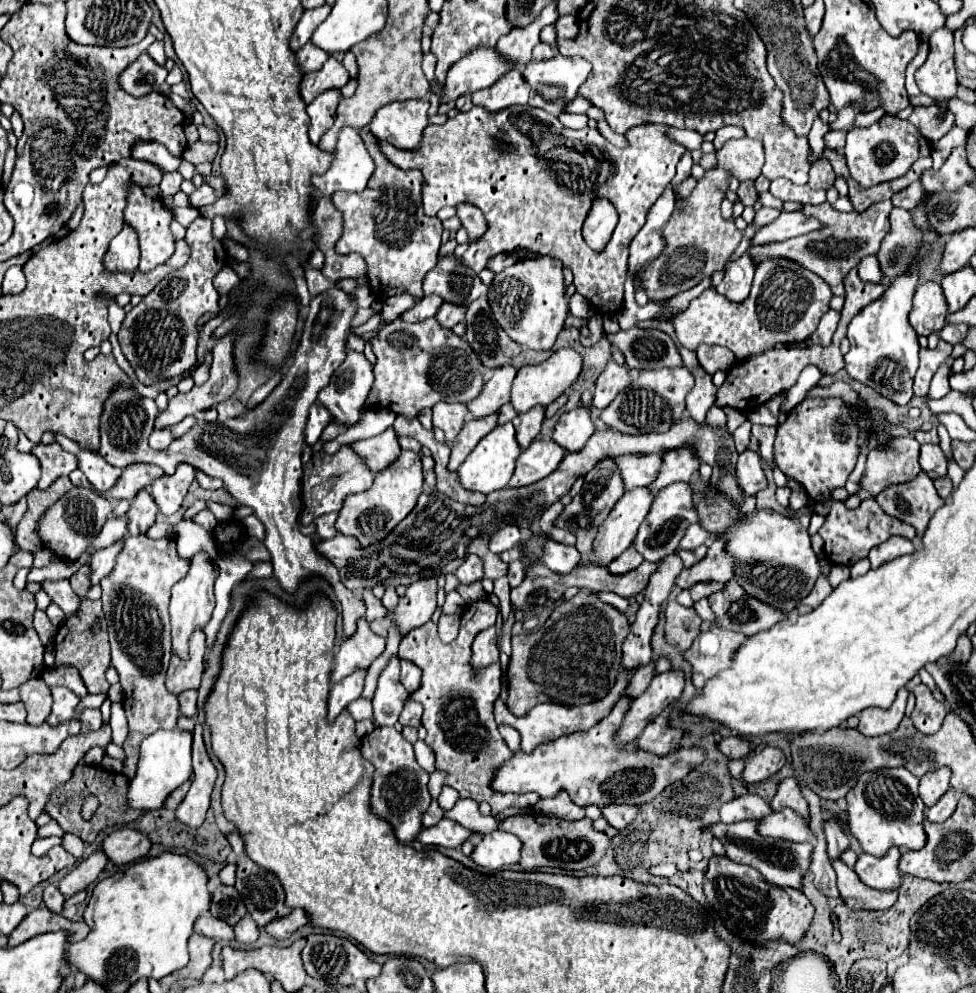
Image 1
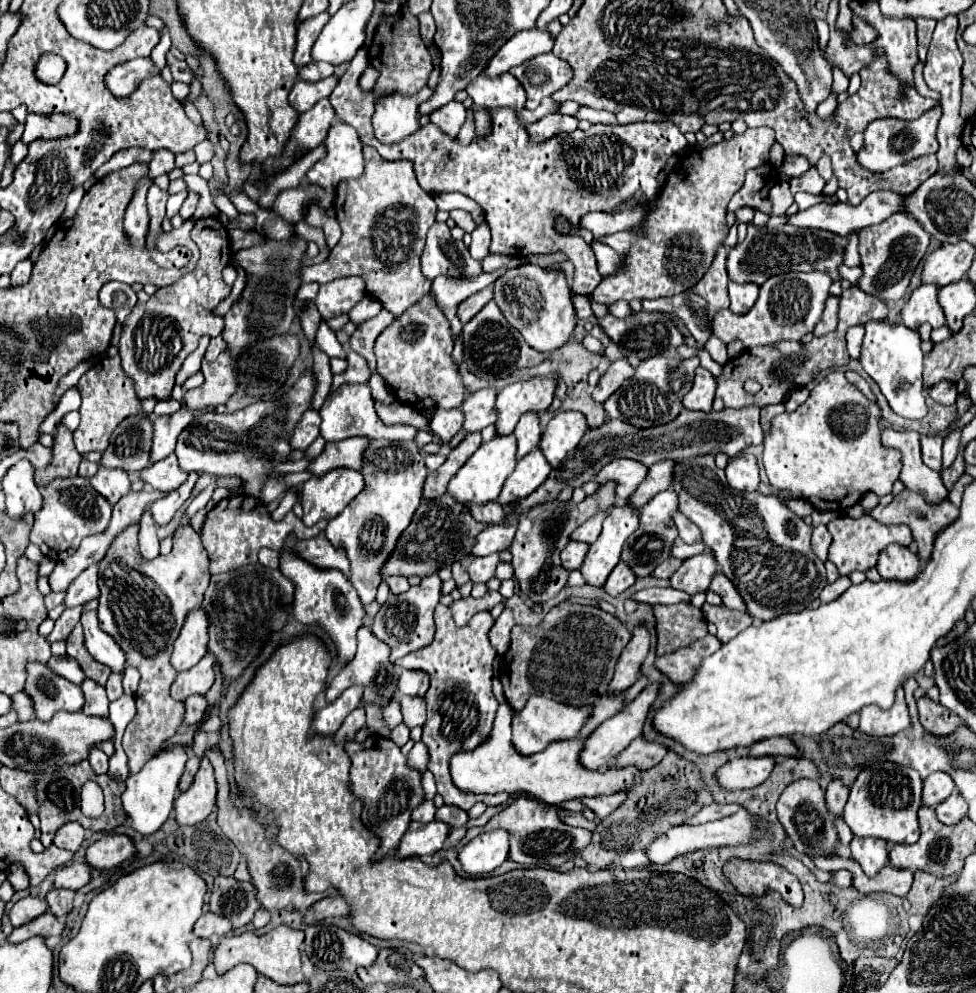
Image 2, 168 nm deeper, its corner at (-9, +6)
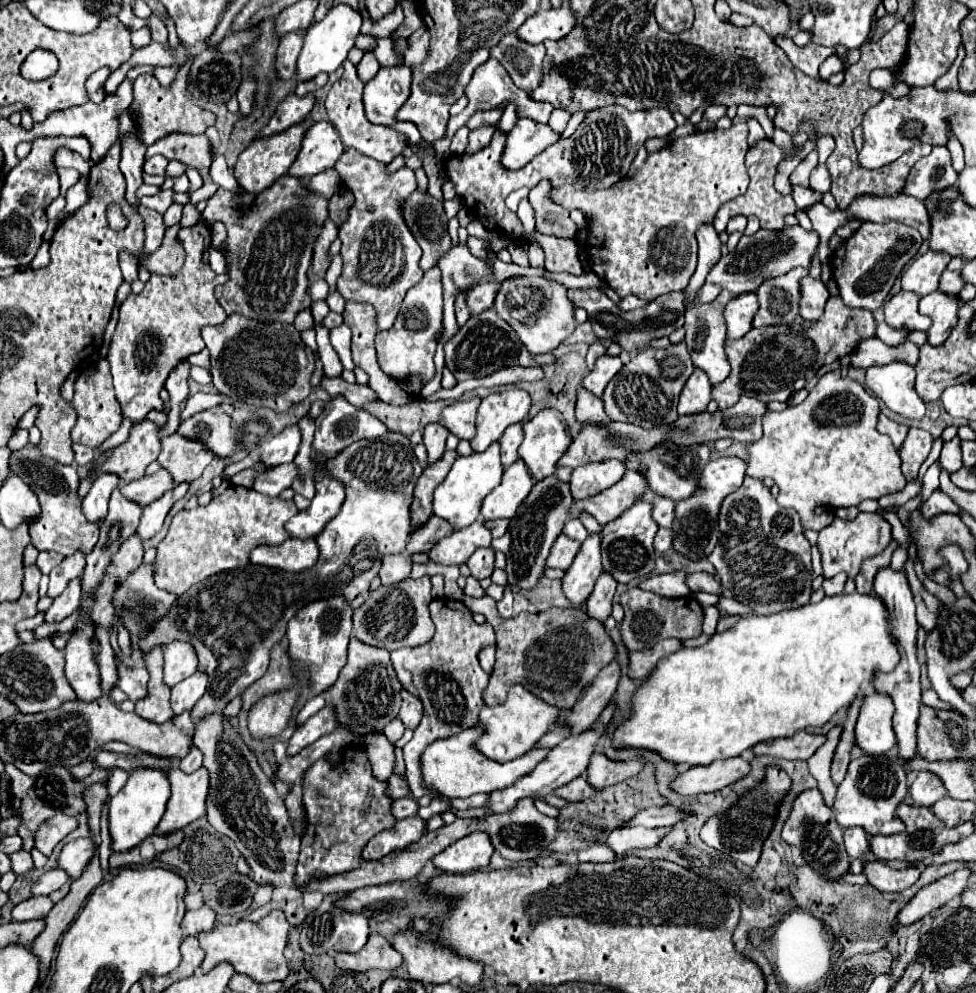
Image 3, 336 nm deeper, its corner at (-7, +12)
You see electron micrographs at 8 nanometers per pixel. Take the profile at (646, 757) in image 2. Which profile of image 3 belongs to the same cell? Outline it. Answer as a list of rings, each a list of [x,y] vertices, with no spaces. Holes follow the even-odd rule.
[[[596,750],[586,768],[586,780],[588,784],[592,784],[592,788],[602,790],[606,786],[612,786],[626,778],[636,776],[642,768],[644,768],[644,758],[636,758],[630,762],[610,762],[604,754]]]

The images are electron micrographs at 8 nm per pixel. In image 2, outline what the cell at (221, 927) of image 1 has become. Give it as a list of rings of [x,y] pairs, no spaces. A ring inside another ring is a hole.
[[[212,912],[202,914],[194,926],[194,934],[200,938],[210,938],[216,932],[222,932],[222,936],[226,936],[226,934],[230,934],[230,930],[232,930],[232,922],[228,918],[212,914]]]

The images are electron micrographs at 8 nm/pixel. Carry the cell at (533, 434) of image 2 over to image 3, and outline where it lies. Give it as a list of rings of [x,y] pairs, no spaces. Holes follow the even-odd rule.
[[[512,424],[510,428],[506,428],[506,432],[502,434],[500,442],[500,454],[502,454],[502,464],[504,468],[508,468],[512,462],[516,462],[518,458],[518,446],[522,442],[522,424]]]

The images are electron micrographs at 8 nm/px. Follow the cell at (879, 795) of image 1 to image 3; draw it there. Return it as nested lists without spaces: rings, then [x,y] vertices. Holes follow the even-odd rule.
[[[860,756],[850,762],[846,778],[838,784],[836,800],[834,800],[834,812],[836,822],[842,828],[848,826],[860,826],[870,836],[876,834],[896,834],[904,830],[904,824],[894,818],[894,810],[898,802],[906,796],[906,772],[902,764],[888,756]]]

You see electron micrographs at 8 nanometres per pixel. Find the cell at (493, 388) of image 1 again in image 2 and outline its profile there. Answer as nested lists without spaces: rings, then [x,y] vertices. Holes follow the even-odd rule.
[[[482,388],[474,394],[468,394],[462,404],[464,410],[464,430],[478,432],[488,424],[494,424],[494,398],[498,396],[496,388]]]

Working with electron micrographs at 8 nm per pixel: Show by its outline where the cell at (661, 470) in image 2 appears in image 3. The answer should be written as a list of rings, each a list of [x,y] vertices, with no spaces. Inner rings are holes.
[[[628,470],[612,488],[588,498],[576,500],[570,508],[570,518],[578,518],[580,512],[586,512],[598,520],[600,526],[618,518],[626,508],[630,508],[646,490],[646,480],[640,472]]]

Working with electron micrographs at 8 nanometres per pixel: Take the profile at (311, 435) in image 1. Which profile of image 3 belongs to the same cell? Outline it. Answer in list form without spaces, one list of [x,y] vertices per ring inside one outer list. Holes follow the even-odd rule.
[[[298,426],[284,428],[280,434],[262,440],[260,444],[260,462],[266,468],[276,468],[280,464],[288,464],[294,460],[300,444],[300,430]]]

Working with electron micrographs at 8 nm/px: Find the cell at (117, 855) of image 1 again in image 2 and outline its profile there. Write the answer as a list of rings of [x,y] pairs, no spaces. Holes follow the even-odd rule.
[[[106,834],[88,848],[86,862],[92,868],[116,868],[118,864],[134,856],[136,856],[136,846],[130,836]]]

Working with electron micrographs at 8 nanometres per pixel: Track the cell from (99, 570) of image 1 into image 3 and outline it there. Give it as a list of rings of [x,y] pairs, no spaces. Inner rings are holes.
[[[76,578],[68,584],[68,588],[58,598],[54,598],[52,606],[44,612],[44,622],[46,624],[62,622],[70,614],[74,614],[80,606],[80,596],[82,596],[82,584],[80,584],[80,578]]]

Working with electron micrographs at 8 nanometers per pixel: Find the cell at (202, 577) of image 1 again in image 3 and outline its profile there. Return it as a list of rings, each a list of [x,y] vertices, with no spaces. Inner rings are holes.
[[[172,642],[164,648],[164,684],[168,688],[192,676],[192,672],[196,672],[196,666],[198,666],[198,658],[190,644]]]

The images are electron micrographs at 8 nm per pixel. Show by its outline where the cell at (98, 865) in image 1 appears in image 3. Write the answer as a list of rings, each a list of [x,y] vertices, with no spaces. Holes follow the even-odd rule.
[[[60,868],[44,872],[34,884],[32,884],[32,896],[50,896],[54,890],[58,890],[64,882],[68,882],[66,872]]]

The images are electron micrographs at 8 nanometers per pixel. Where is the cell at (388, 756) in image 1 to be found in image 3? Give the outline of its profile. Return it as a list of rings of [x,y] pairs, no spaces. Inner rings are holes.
[[[348,748],[342,764],[338,766],[320,758],[310,770],[306,770],[302,790],[308,830],[302,836],[300,858],[294,872],[296,888],[302,888],[316,878],[328,878],[358,868],[364,844],[374,834],[392,828],[396,822],[390,814],[392,800],[384,796],[386,782],[378,782],[372,776],[366,752],[360,748]]]

